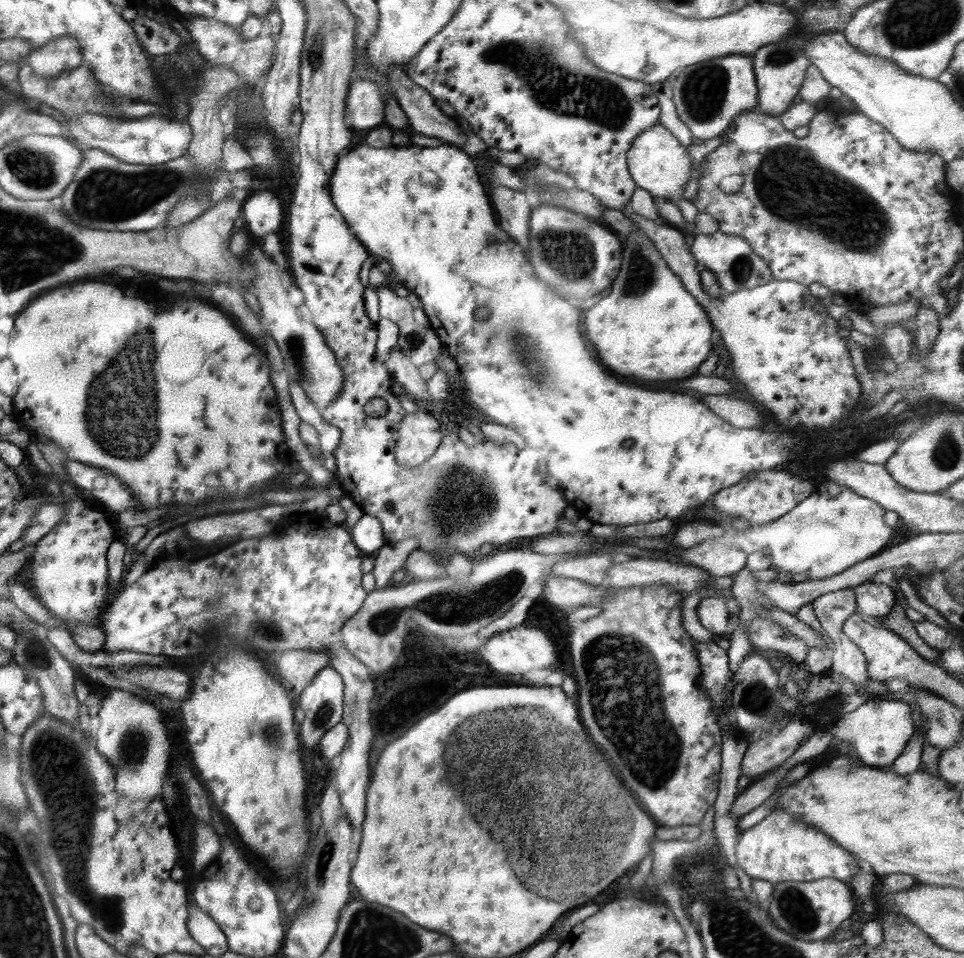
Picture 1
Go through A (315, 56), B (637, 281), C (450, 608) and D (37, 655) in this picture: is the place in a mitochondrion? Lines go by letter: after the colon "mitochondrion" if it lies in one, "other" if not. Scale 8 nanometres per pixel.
A: mitochondrion
B: mitochondrion
C: mitochondrion
D: mitochondrion

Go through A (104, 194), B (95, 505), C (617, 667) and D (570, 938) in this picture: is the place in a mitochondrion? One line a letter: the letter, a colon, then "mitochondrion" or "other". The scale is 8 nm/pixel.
A: mitochondrion
B: other
C: mitochondrion
D: other

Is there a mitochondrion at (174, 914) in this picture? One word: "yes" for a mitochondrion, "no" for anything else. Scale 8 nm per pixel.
no

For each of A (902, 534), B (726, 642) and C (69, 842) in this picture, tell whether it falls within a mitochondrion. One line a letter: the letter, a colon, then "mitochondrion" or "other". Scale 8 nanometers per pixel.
A: other
B: other
C: mitochondrion

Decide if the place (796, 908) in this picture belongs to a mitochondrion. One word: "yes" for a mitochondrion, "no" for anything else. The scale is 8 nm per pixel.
yes

